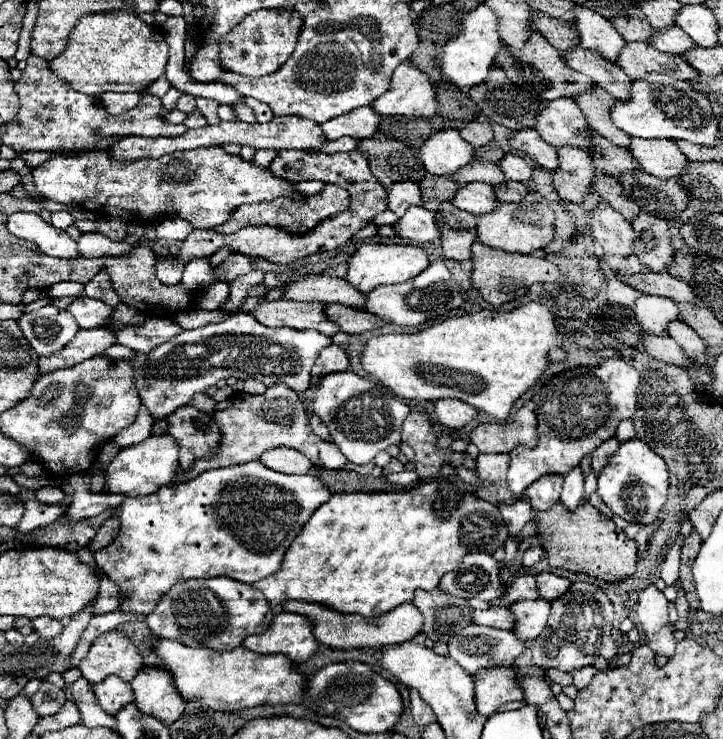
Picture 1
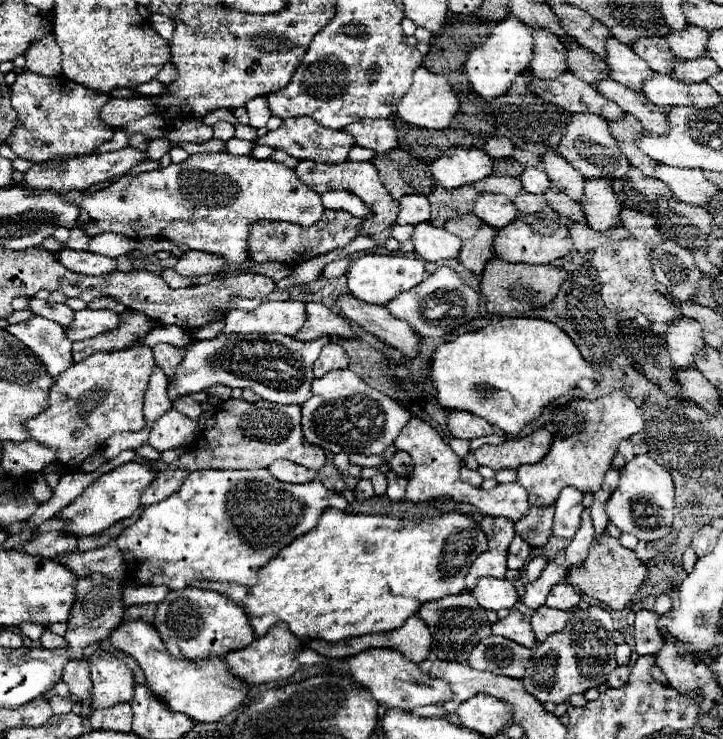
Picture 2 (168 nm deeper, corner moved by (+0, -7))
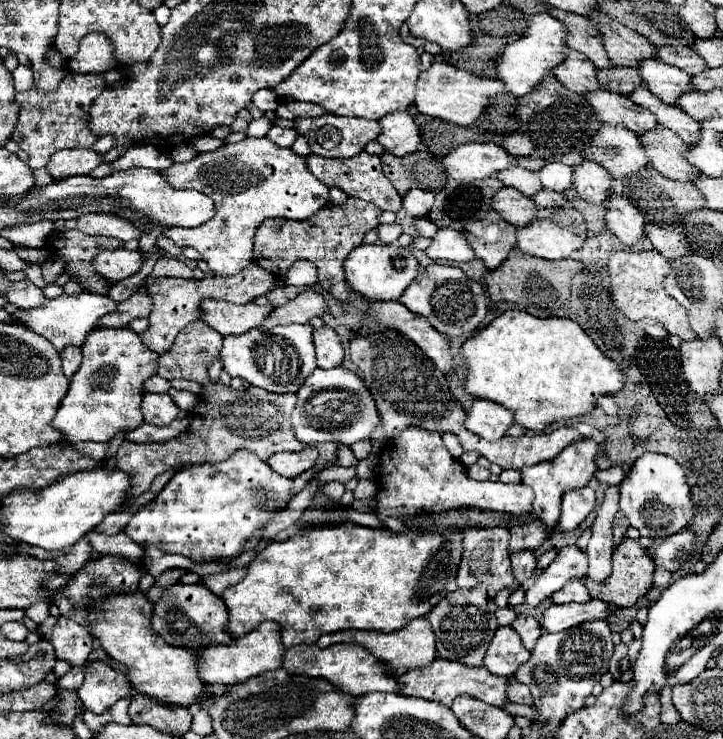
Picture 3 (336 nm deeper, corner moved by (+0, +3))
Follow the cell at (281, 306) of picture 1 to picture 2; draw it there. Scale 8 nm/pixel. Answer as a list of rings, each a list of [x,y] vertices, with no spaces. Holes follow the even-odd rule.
[[[264,301],[254,311],[228,311],[224,331],[228,331],[228,333],[296,335],[304,323],[306,323],[306,303],[302,303],[302,301]]]

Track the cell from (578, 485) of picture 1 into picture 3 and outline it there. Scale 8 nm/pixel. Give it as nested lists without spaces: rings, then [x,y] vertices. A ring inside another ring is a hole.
[[[590,485],[580,487],[572,493],[564,493],[562,501],[562,515],[560,515],[560,525],[564,531],[576,529],[594,509],[596,505],[596,495]]]

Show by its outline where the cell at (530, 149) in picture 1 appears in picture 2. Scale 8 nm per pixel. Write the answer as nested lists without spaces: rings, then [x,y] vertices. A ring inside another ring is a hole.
[[[546,151],[540,157],[540,163],[554,187],[558,187],[562,193],[566,193],[574,201],[582,199],[584,177],[580,175],[580,171],[576,171],[566,159],[562,159],[558,153],[552,153],[552,151]]]

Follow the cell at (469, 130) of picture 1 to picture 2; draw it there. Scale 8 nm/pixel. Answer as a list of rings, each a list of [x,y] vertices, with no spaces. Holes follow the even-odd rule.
[[[492,137],[482,145],[482,151],[488,153],[494,159],[502,159],[502,157],[512,157],[512,141],[504,139],[504,137]]]

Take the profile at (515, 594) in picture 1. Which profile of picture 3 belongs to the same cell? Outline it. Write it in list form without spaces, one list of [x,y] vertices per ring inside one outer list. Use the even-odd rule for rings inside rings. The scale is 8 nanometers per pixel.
[[[576,545],[564,547],[560,549],[554,563],[548,569],[544,569],[542,575],[536,577],[536,583],[532,585],[532,589],[526,591],[526,603],[536,607],[544,599],[548,599],[554,591],[562,589],[568,581],[586,577],[586,573],[588,573],[586,553],[582,553]]]

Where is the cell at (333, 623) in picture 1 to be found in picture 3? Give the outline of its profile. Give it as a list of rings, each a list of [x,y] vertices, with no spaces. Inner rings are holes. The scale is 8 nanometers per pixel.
[[[422,617],[416,621],[410,621],[404,629],[392,631],[392,633],[364,633],[364,631],[338,631],[332,635],[322,635],[318,639],[318,647],[328,647],[334,643],[356,643],[360,647],[364,647],[366,651],[370,651],[380,663],[392,667],[392,669],[418,669],[418,667],[426,667],[436,659],[436,637],[432,633],[430,623]]]

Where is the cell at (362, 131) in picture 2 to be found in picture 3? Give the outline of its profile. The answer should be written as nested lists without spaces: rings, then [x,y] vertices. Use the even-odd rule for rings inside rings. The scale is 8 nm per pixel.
[[[396,111],[388,113],[388,117],[380,119],[380,127],[384,133],[378,137],[378,141],[396,157],[404,157],[408,153],[414,153],[422,149],[422,137],[420,127],[416,125],[414,117],[408,111]]]

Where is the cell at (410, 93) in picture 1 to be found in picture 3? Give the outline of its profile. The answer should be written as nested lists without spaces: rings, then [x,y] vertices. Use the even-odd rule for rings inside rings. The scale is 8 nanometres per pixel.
[[[434,61],[432,67],[418,77],[416,85],[416,101],[420,113],[438,117],[456,125],[474,125],[478,123],[480,115],[486,111],[486,107],[494,101],[496,95],[504,93],[504,83],[500,79],[492,77],[480,77],[474,73],[468,73],[464,69],[458,69],[450,63]]]

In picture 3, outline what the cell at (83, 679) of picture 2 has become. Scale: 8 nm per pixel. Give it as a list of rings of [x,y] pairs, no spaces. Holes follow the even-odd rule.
[[[60,617],[58,625],[52,631],[50,643],[56,649],[56,657],[68,663],[86,665],[86,659],[92,651],[92,635],[86,627],[72,621],[70,617]]]

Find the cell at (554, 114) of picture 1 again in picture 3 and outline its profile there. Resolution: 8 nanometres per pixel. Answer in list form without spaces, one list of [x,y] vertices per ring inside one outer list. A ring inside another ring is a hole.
[[[602,125],[598,143],[590,145],[588,159],[604,165],[612,179],[624,179],[648,165],[646,151],[636,133],[612,125]]]

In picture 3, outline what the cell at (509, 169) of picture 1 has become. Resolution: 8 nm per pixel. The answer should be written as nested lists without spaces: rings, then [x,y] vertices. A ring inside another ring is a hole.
[[[546,163],[542,171],[538,171],[540,181],[546,189],[552,191],[568,191],[572,189],[572,167],[562,163]]]

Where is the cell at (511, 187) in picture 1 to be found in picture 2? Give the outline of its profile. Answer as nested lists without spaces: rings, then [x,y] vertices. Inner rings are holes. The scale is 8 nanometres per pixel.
[[[520,191],[520,195],[514,199],[514,205],[520,213],[536,213],[536,211],[542,211],[548,203],[542,195],[532,195],[532,193]]]

